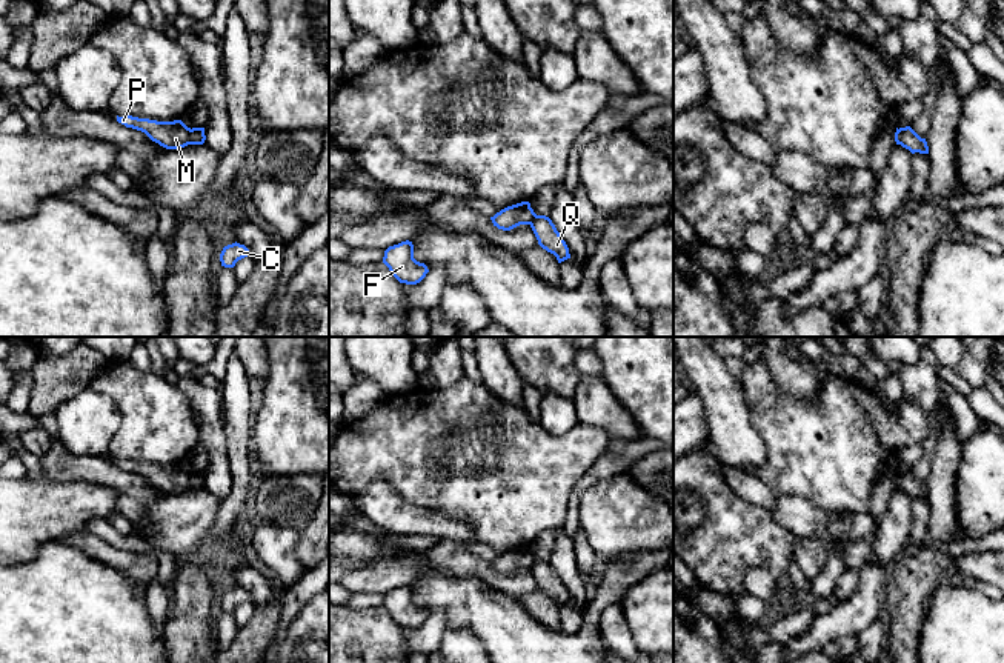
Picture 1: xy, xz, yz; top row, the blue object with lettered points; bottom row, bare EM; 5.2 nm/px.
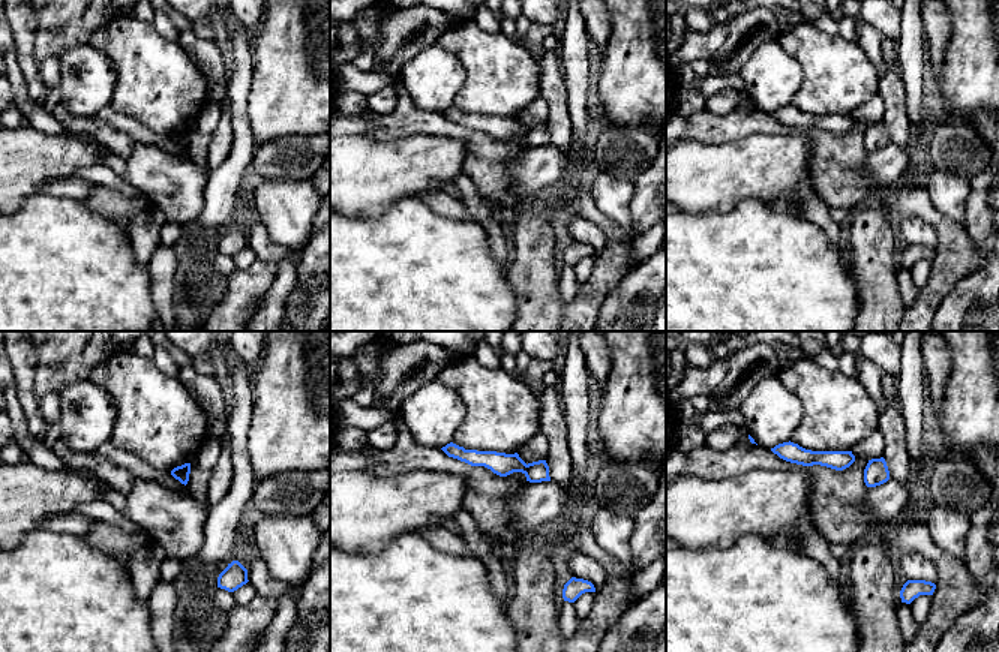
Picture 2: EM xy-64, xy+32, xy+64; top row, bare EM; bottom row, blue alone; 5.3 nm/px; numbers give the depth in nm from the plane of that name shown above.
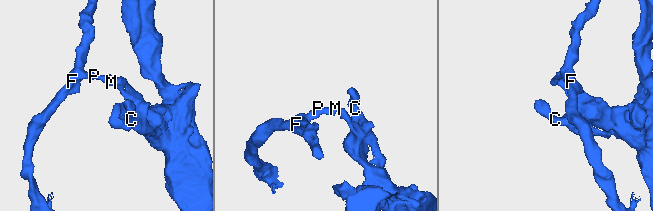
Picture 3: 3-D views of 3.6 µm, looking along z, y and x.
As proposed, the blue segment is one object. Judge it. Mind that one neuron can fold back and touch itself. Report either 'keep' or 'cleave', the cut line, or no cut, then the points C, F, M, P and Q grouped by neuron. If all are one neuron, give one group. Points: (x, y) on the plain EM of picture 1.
cleave | xy (191, 474), (189, 488) | C Q / F M P

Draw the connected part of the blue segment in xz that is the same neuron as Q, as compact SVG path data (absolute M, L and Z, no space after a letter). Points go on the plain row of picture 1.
M535 560L530 572L538 585L538 589L547 597L554 598L558 608L570 603L569 592L552 565L546 560Z

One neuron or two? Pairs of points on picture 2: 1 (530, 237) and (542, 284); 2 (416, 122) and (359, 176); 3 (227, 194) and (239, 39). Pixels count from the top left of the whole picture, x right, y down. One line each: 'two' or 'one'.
1: one
2: two
3: one

